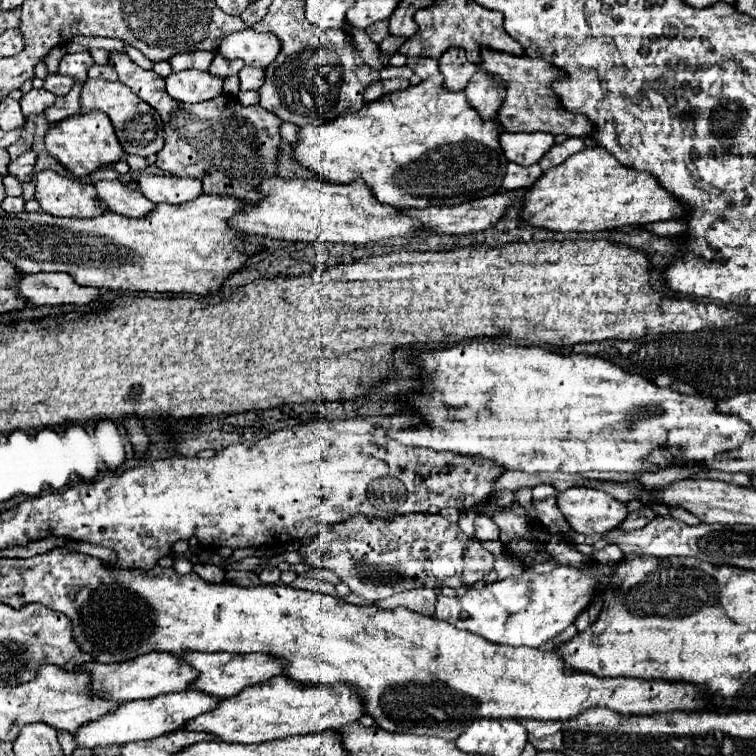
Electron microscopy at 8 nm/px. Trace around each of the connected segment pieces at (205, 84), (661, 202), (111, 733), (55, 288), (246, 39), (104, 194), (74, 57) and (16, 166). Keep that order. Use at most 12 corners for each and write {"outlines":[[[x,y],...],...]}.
{"outlines":[[[201,70],[171,72],[169,96],[205,102],[223,92],[223,80]],[[583,148],[545,170],[519,222],[601,232],[683,216],[651,174]],[[193,688],[129,700],[77,728],[77,748],[151,740],[213,710]],[[25,274],[17,292],[27,304],[89,304],[97,288],[69,274]],[[245,28],[223,38],[225,60],[267,68],[279,54],[273,34]],[[123,180],[95,184],[97,200],[117,214],[141,218],[155,208]],[[89,52],[65,54],[59,74],[73,80],[87,80],[87,68],[93,64]],[[29,150],[11,162],[7,172],[19,182],[33,178],[35,152]]]}

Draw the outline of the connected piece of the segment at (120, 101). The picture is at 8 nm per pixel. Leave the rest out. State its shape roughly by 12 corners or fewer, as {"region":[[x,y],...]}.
{"region":[[95,80],[93,108],[127,154],[163,148],[157,110],[125,84]]}

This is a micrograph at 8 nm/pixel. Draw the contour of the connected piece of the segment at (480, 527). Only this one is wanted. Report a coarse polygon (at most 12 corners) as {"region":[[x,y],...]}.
{"region":[[489,516],[475,518],[477,540],[497,540],[499,528]]}

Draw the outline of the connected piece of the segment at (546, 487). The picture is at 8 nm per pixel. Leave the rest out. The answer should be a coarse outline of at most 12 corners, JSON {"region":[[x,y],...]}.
{"region":[[553,484],[533,486],[535,500],[557,496]]}

